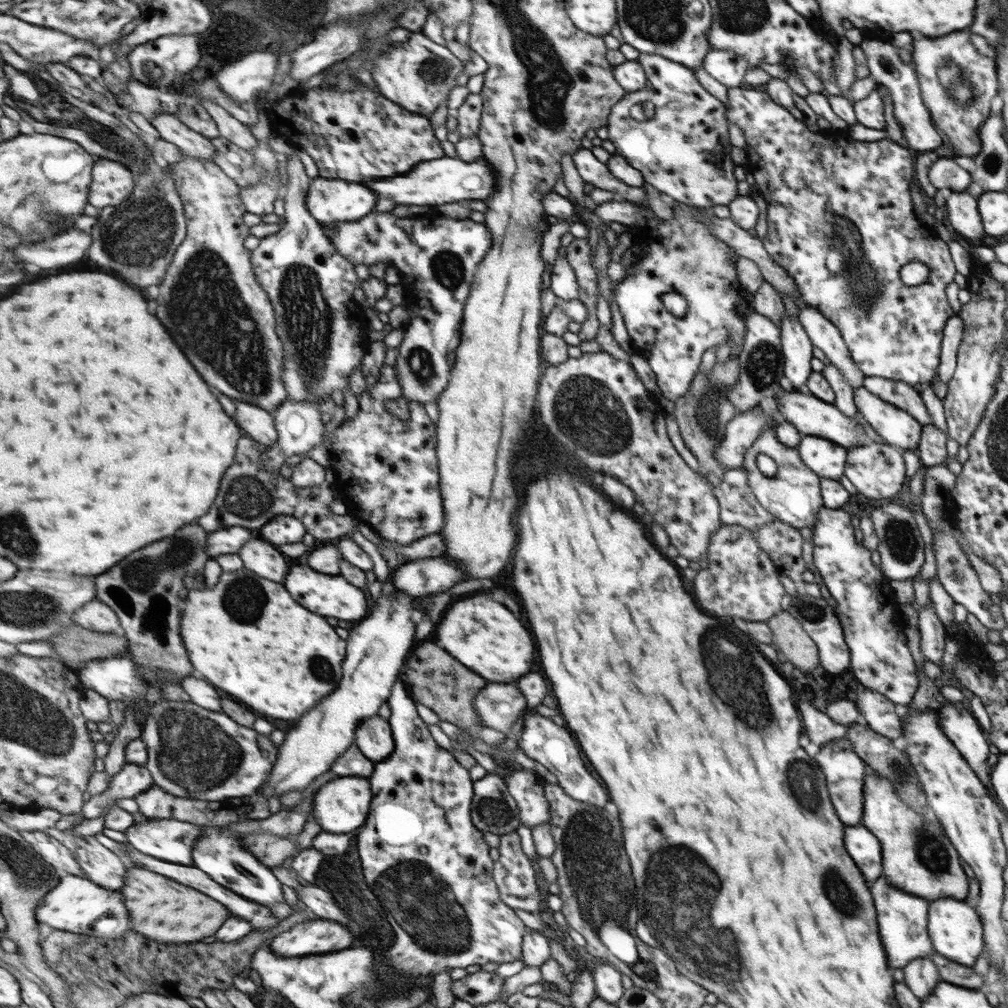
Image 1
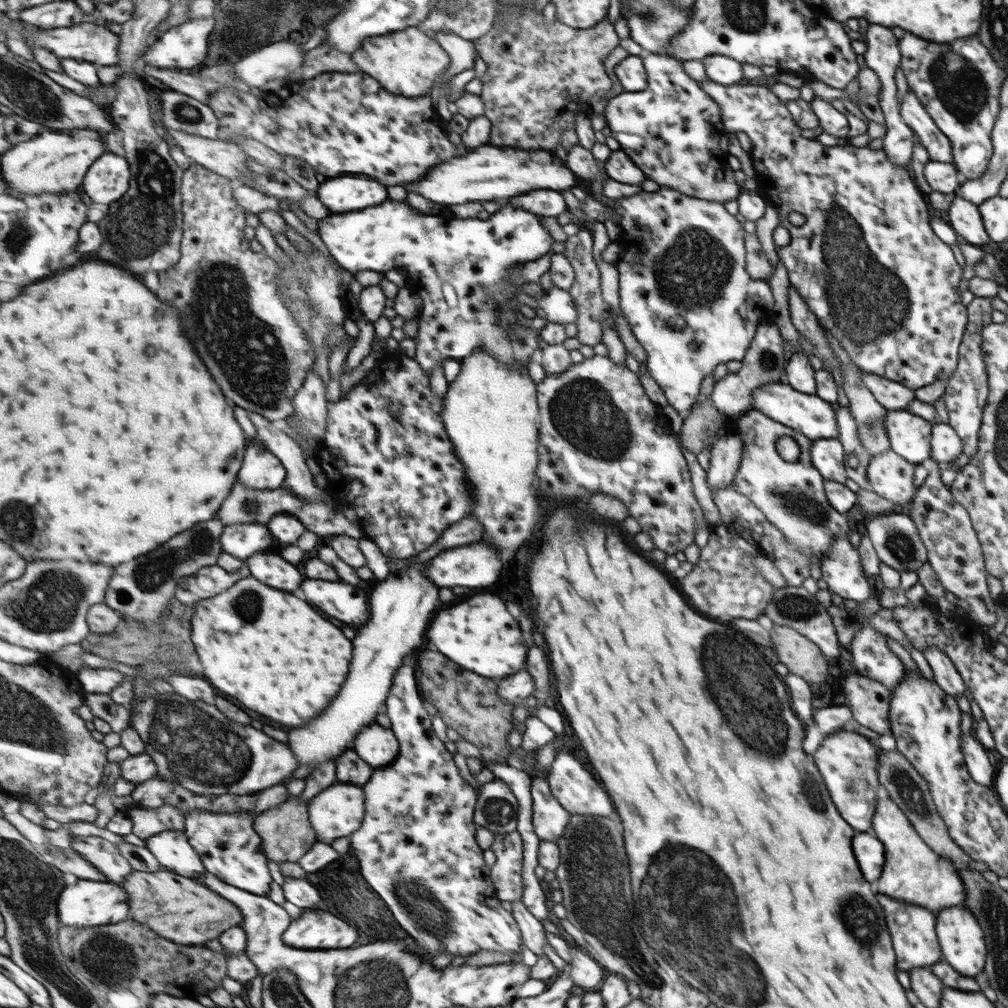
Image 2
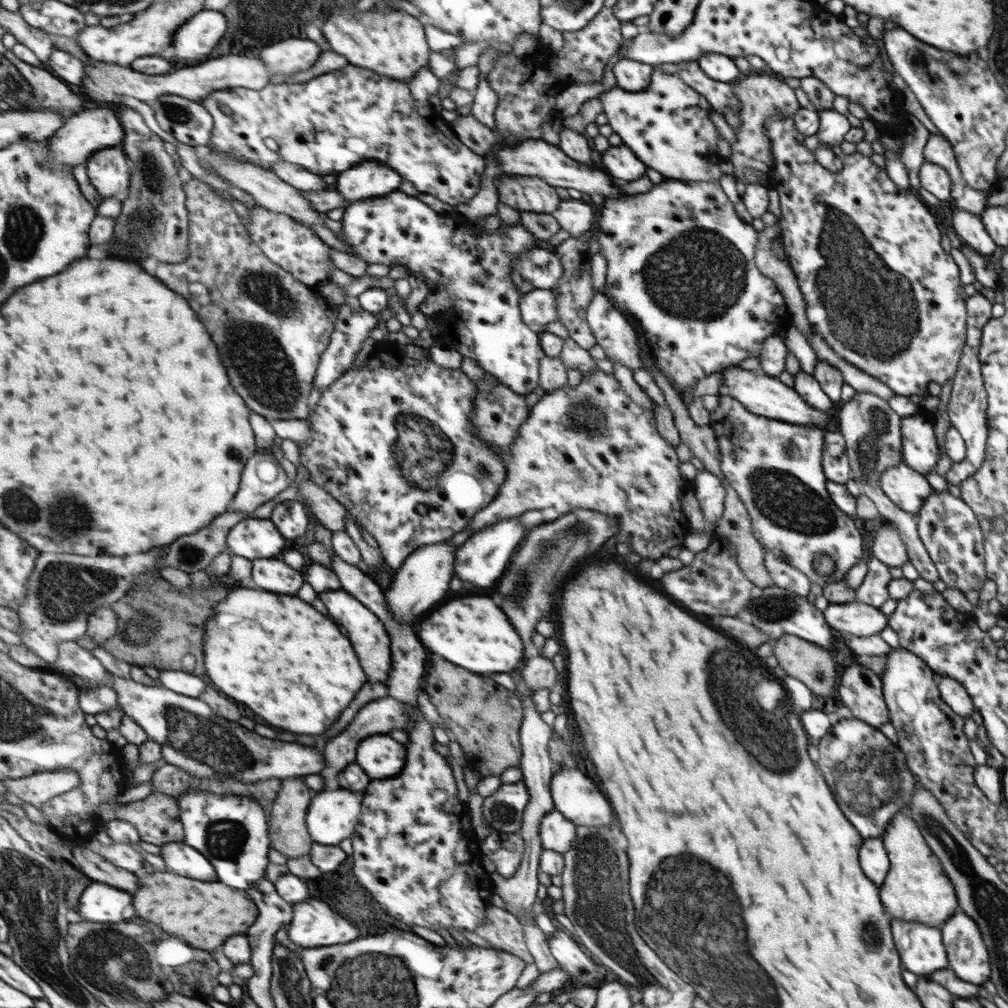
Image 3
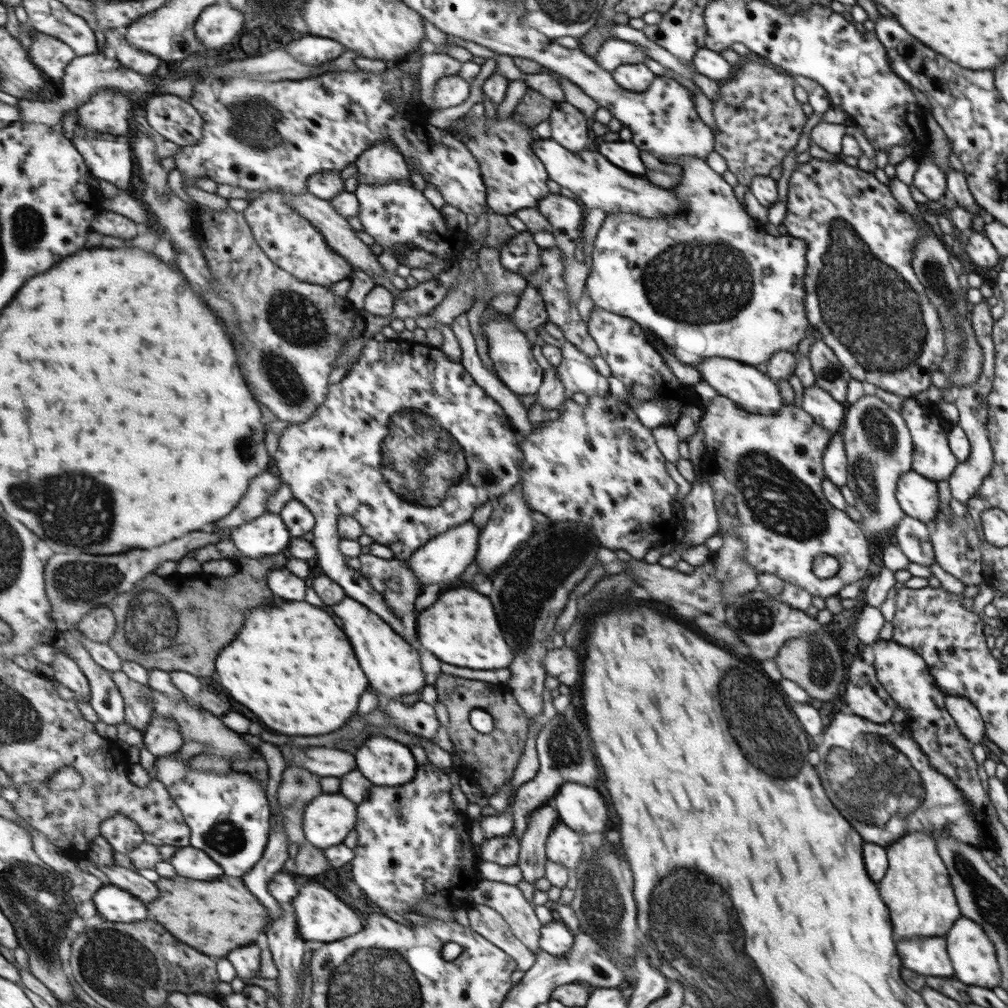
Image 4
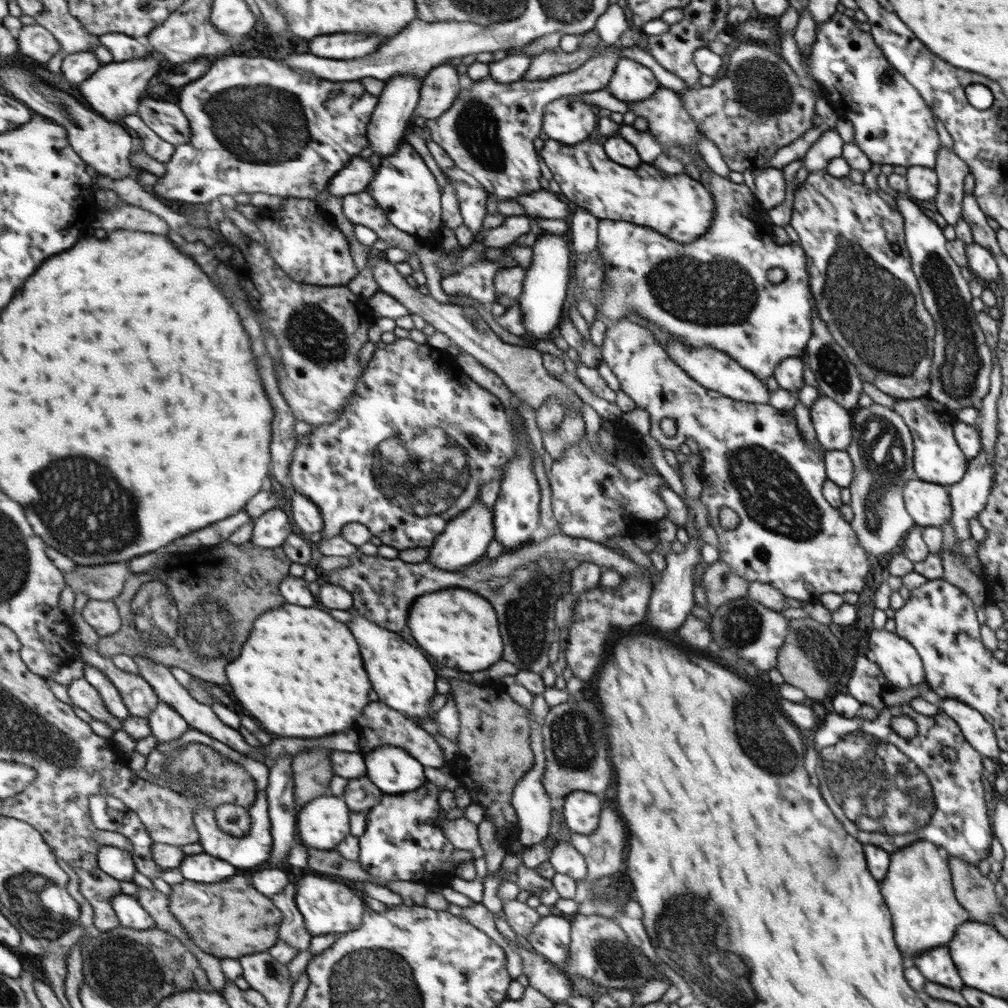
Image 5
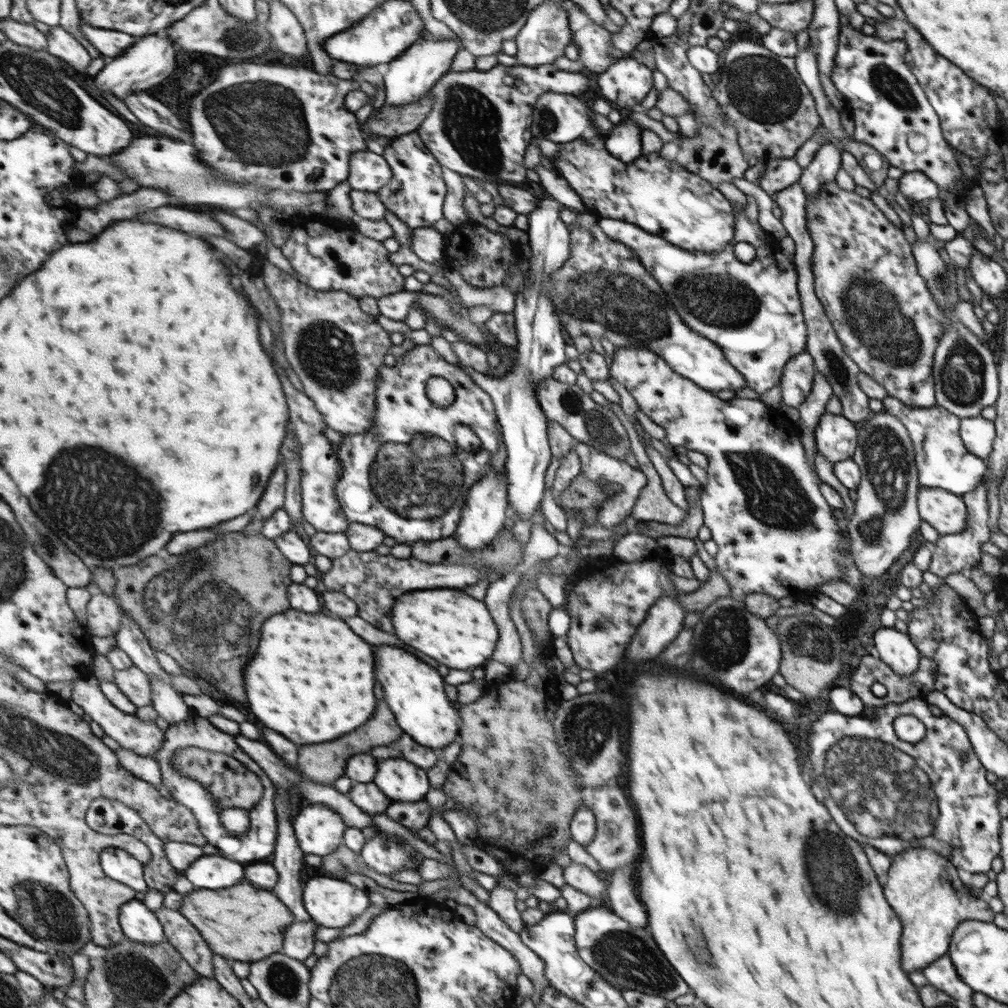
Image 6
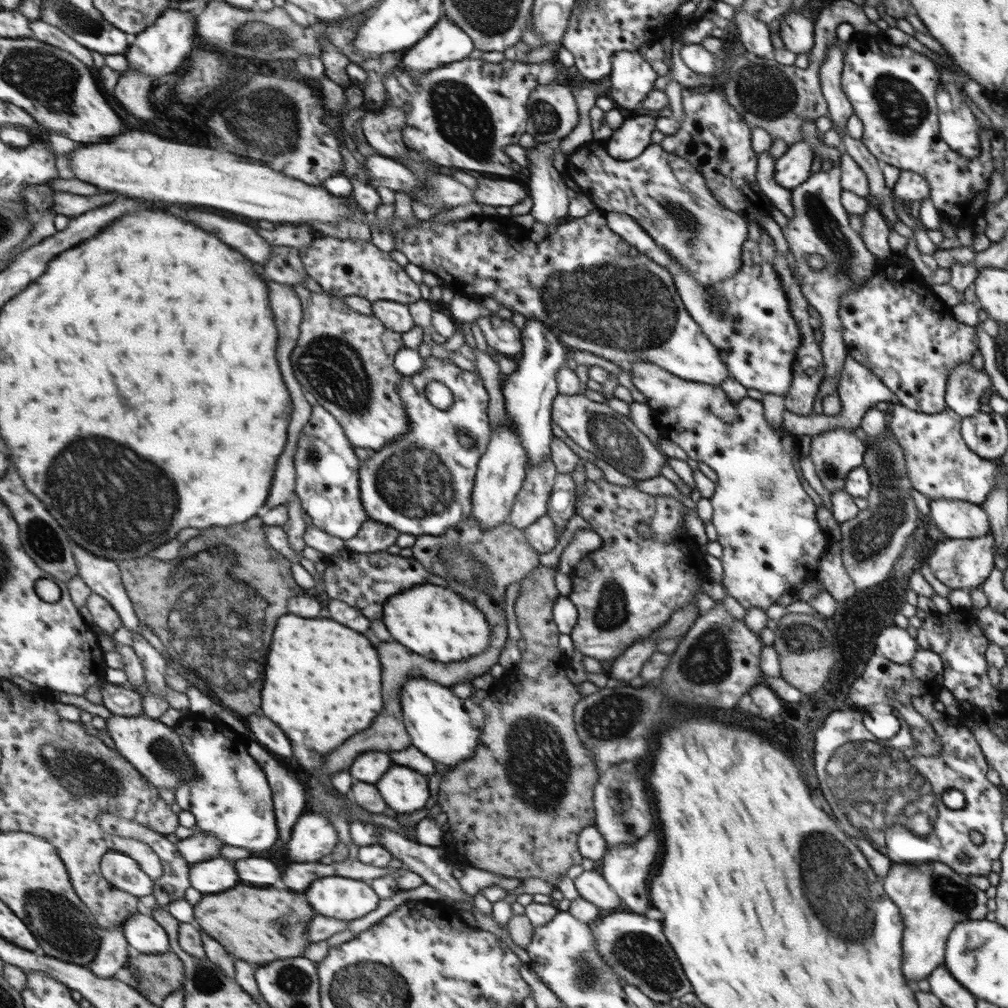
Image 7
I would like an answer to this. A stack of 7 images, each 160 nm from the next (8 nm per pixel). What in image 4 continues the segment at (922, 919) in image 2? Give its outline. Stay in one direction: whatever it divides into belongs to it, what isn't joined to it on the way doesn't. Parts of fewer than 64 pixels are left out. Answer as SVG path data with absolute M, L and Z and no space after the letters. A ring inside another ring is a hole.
M927 936L902 938L897 950L905 968L921 976L953 976L951 964L945 954L945 940Z

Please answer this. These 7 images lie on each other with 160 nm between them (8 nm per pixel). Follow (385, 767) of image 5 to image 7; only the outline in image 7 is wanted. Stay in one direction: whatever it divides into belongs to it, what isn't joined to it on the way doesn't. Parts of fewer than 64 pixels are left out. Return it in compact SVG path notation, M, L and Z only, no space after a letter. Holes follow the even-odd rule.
M393 766L377 784L392 813L411 813L423 810L433 794L434 780L407 766Z

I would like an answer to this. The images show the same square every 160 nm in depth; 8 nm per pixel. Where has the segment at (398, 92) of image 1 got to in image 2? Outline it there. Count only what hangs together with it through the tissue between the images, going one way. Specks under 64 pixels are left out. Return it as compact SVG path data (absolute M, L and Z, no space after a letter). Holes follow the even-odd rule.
M422 26L369 37L365 39L365 44L351 56L357 63L357 67L375 78L385 90L409 98L430 93L437 78L451 67L449 54L435 38L425 34L425 29Z

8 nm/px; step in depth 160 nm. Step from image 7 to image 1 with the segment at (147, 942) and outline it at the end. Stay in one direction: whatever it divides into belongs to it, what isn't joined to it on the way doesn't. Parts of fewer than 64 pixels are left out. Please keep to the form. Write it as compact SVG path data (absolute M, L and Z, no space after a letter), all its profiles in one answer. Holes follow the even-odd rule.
M62 874L59 886L45 897L36 911L38 921L54 929L87 936L103 936L103 938L121 936L123 932L129 930L129 922L131 922L121 892L107 890L86 876L75 874Z

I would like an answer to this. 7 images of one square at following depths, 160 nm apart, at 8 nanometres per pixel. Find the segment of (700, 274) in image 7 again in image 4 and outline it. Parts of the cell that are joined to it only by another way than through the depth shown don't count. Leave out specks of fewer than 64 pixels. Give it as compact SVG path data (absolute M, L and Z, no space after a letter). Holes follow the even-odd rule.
M537 139L535 144L532 144L532 150L536 153L536 157L540 159L541 162L545 164L545 170L549 170L549 180L553 180L559 187L567 188L571 194L574 194L574 200L578 201L580 204L585 206L585 209L589 208L599 208L599 210L603 210L603 212L625 212L627 214L637 214L644 216L645 218L668 218L668 216L673 216L674 214L682 214L682 210L686 208L681 204L680 200L673 194L673 190L663 189L659 186L653 186L651 182L646 176L643 175L634 175L630 172L625 172L625 170L621 170L621 167L615 166L612 162L609 162L608 159L604 157L604 155L599 154L597 151L589 151L589 150L580 150L579 152L573 152L567 150L565 147L562 147L560 143L555 142L554 140L549 139Z

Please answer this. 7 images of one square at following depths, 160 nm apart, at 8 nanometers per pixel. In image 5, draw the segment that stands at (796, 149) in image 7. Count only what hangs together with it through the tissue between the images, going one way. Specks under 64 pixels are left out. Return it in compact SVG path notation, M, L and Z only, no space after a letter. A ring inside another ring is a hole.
M768 167L754 174L755 191L763 210L773 208L783 202L785 195L785 180L781 169Z

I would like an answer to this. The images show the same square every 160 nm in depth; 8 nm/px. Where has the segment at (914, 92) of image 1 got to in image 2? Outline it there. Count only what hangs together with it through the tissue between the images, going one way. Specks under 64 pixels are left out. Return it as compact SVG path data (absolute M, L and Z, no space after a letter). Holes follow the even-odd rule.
M909 88L898 106L898 114L903 123L914 132L921 146L928 151L929 161L953 164L949 139L934 125Z

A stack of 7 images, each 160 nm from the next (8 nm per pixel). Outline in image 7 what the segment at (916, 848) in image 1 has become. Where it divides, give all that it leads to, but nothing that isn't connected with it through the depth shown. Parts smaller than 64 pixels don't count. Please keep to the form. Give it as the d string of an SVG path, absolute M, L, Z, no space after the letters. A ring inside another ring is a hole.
M925 862L915 866L893 864L893 870L883 877L883 888L889 900L899 908L906 928L901 938L901 972L911 983L926 979L933 969L942 964L944 946L955 924L985 919L987 912L985 893L942 862Z

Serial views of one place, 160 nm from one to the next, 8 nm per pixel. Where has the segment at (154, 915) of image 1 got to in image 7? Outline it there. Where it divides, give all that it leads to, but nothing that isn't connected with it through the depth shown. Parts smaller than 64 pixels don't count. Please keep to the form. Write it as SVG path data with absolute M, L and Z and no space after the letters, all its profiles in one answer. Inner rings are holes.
M235 886L225 894L209 894L194 905L195 922L217 938L231 954L251 964L269 964L281 958L303 957L305 948L312 943L307 930L313 920L313 910L311 904L299 894L251 886Z

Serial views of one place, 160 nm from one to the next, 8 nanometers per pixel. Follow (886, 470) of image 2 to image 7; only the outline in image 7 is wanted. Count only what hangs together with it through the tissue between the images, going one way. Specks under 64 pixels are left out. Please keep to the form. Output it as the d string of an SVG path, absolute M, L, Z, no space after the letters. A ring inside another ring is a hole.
M941 498L929 500L929 516L947 539L973 539L989 534L985 511L970 502Z

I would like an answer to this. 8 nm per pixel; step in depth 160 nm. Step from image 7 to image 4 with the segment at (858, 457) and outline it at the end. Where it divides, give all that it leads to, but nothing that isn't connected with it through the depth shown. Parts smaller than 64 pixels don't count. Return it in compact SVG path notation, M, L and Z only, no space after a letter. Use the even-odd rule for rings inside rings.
M813 385L803 389L801 408L808 411L817 423L828 430L832 438L833 434L838 433L837 430L844 419L843 406L818 386Z

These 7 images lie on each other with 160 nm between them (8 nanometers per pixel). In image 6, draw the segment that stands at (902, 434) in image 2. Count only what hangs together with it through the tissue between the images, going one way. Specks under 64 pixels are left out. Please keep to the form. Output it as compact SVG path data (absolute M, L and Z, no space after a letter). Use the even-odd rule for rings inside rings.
M887 395L882 402L883 411L895 417L906 428L912 446L916 449L916 465L920 485L925 488L941 488L961 496L971 492L984 478L985 465L964 445L960 438L960 418L935 404L929 408L907 406L900 399Z

